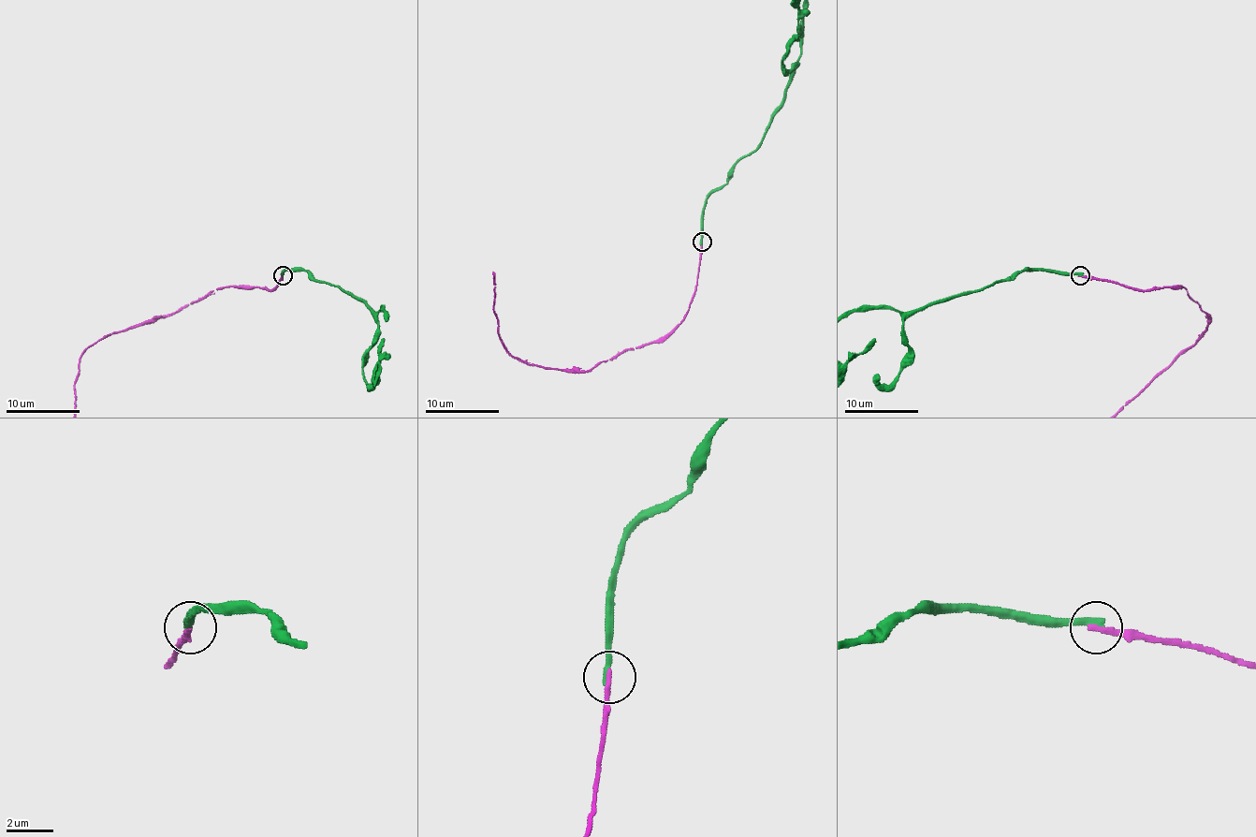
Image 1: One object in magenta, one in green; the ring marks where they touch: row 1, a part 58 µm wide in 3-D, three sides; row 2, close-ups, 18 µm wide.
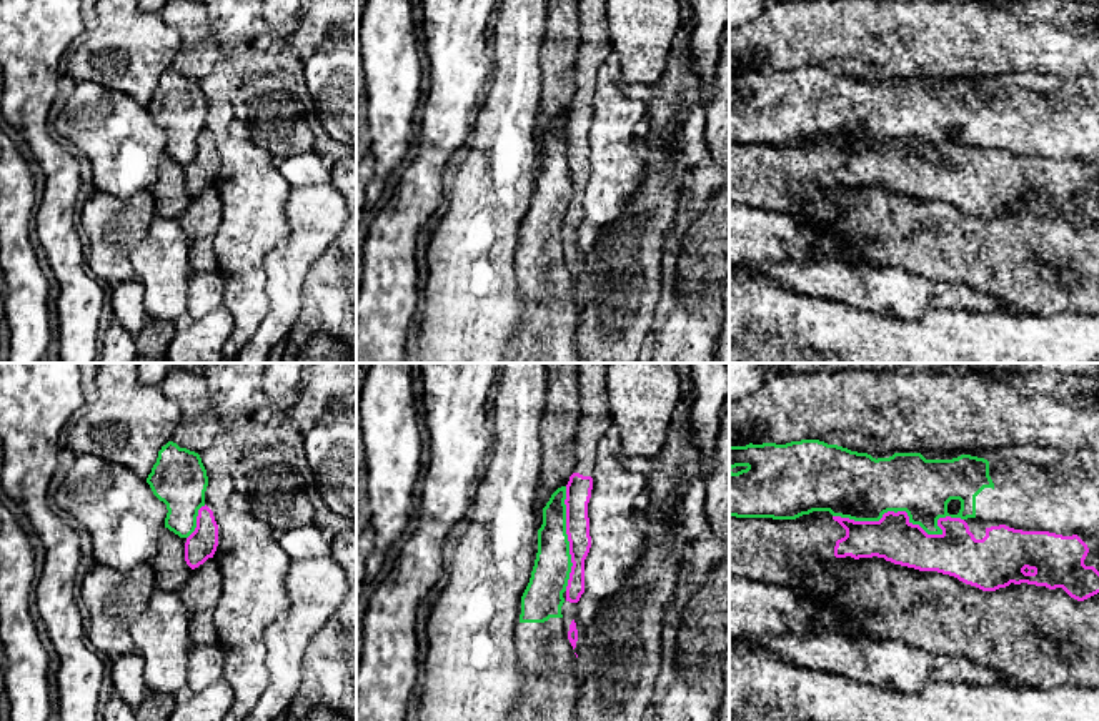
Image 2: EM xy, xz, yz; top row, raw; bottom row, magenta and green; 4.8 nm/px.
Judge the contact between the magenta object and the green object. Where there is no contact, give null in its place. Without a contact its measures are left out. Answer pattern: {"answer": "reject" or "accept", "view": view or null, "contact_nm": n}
{"answer": "reject", "view": "yz", "contact_nm": 650}

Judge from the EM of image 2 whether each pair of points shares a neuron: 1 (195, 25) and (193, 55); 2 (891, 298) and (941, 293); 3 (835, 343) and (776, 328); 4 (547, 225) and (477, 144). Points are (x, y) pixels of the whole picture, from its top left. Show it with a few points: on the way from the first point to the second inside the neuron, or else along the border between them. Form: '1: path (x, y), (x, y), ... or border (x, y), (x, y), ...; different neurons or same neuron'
1: path (195, 32), (195, 49); same neuron
2: path (903, 295), (929, 295); same neuron
3: path (820, 343), (791, 343); same neuron
4: border (538, 167), (518, 243); different neurons

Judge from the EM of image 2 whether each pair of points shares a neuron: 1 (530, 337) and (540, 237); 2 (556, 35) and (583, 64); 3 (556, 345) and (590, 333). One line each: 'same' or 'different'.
1: same
2: different
3: different

